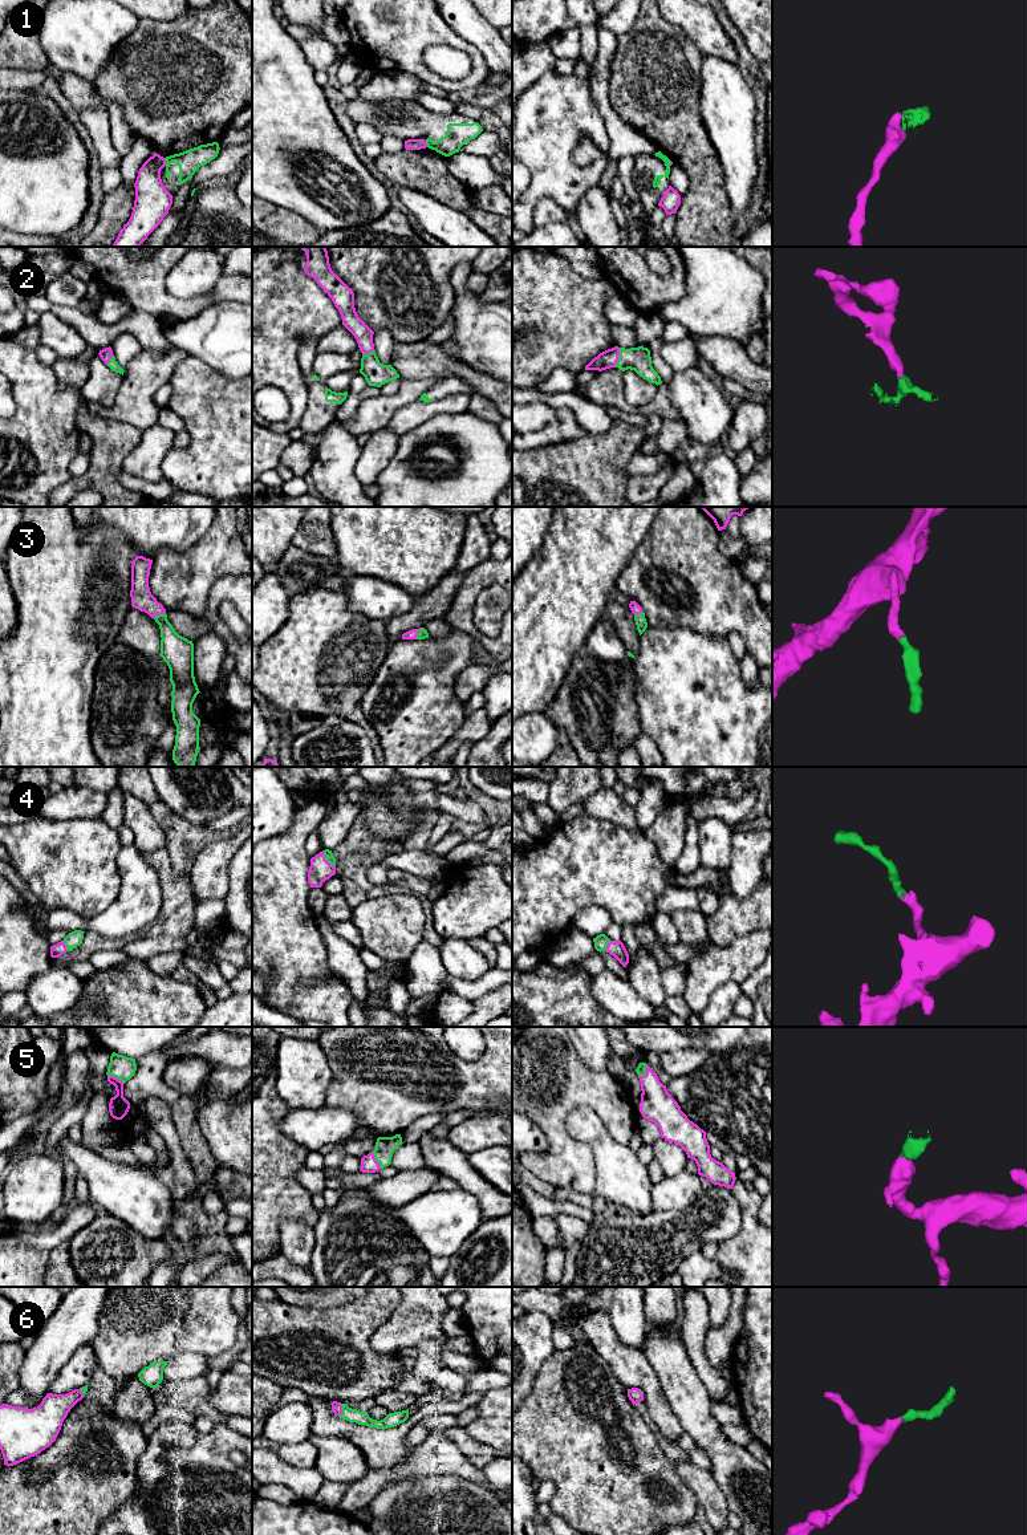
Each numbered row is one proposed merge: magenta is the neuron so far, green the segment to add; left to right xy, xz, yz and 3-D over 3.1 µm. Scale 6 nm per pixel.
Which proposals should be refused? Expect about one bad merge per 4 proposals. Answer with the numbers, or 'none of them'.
1

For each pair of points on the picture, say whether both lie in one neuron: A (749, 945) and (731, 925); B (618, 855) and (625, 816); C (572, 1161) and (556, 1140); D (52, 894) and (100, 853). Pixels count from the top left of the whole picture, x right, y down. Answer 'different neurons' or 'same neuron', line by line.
A: different neurons
B: different neurons
C: same neuron
D: same neuron

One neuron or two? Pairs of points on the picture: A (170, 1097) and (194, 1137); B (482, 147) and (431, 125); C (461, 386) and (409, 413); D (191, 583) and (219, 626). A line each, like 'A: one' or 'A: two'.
A: one
B: two
C: two
D: two

